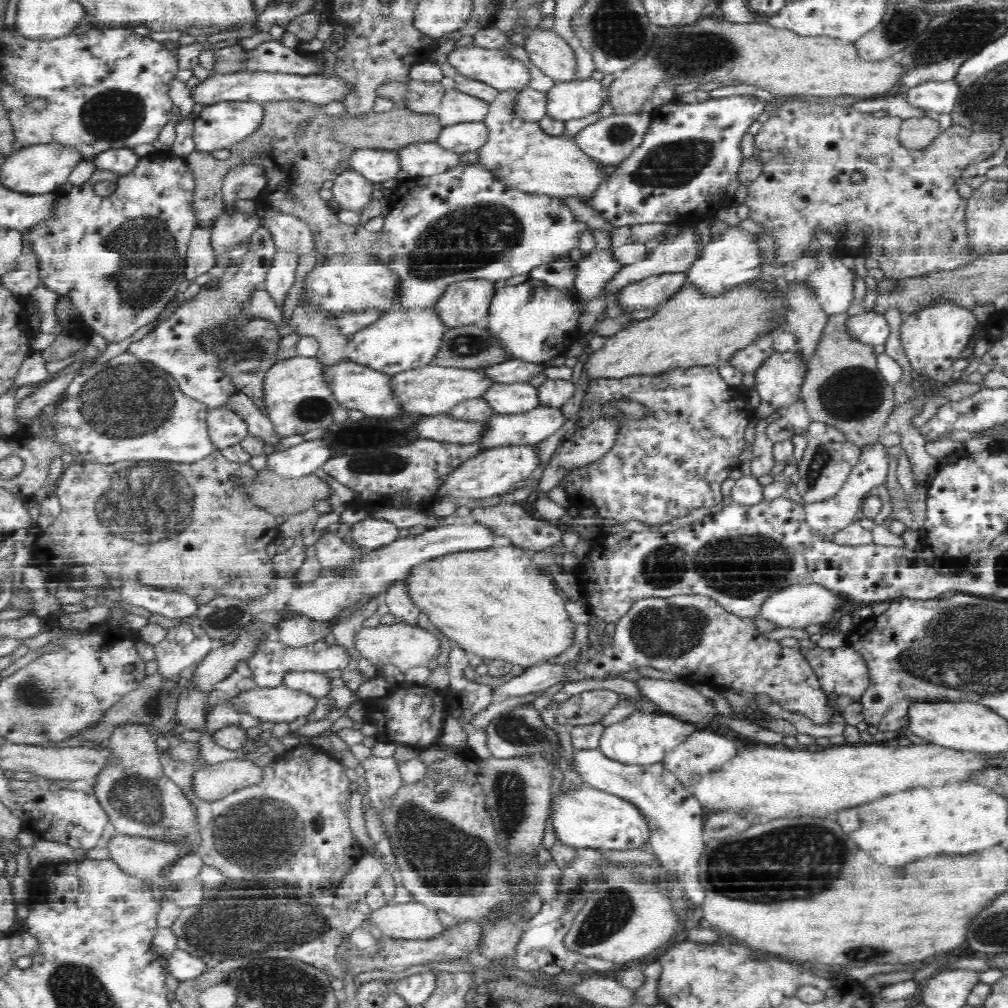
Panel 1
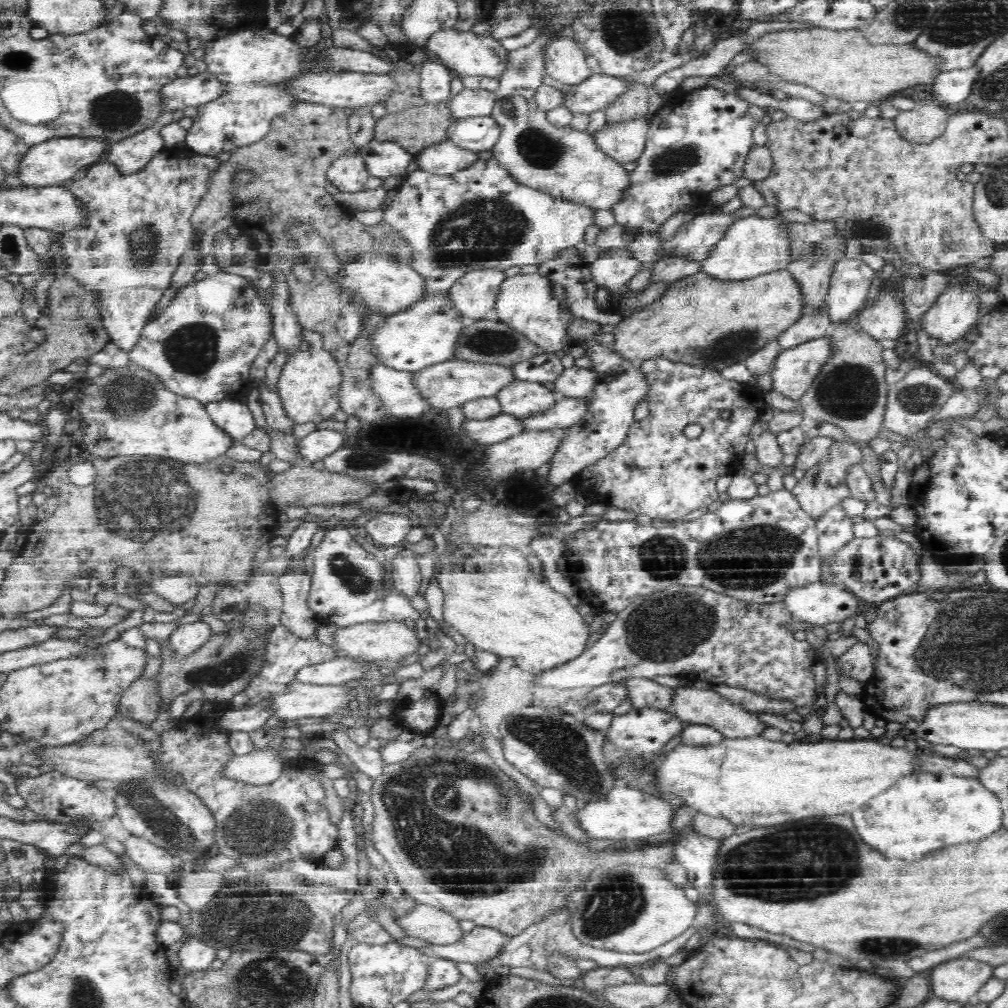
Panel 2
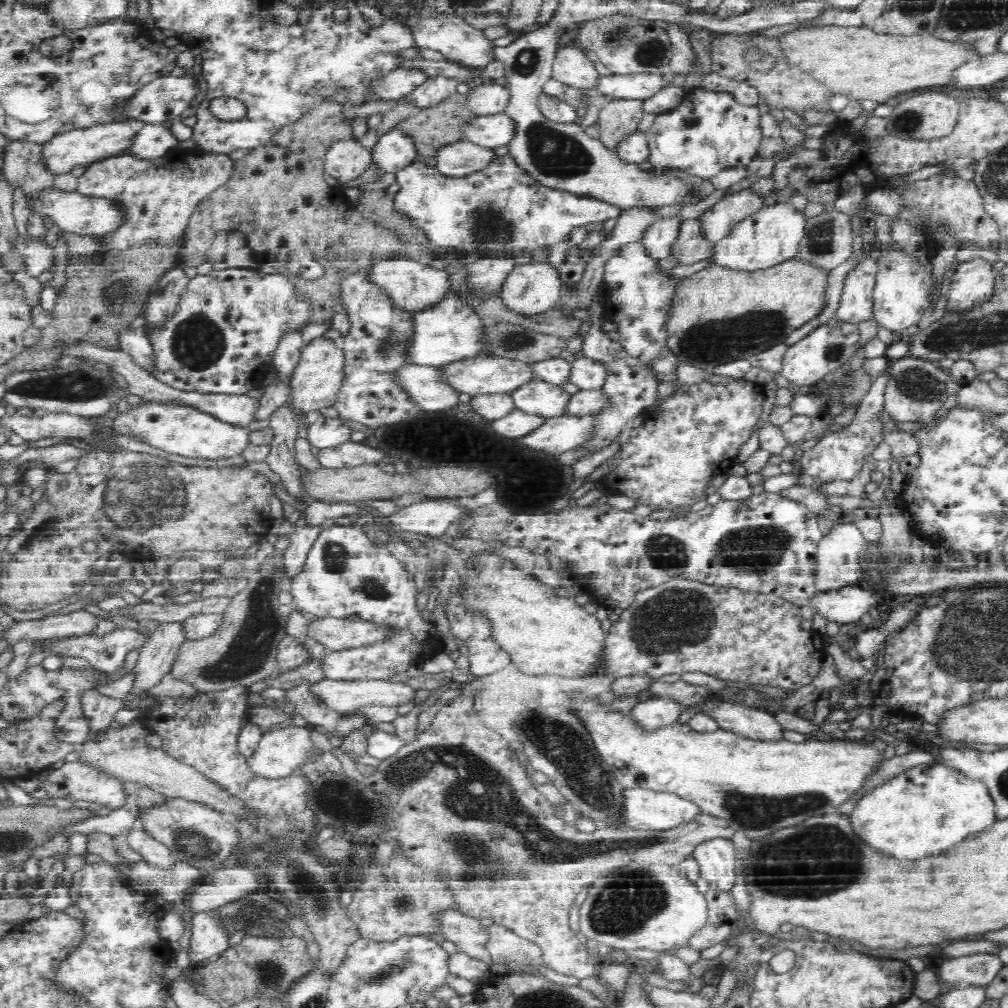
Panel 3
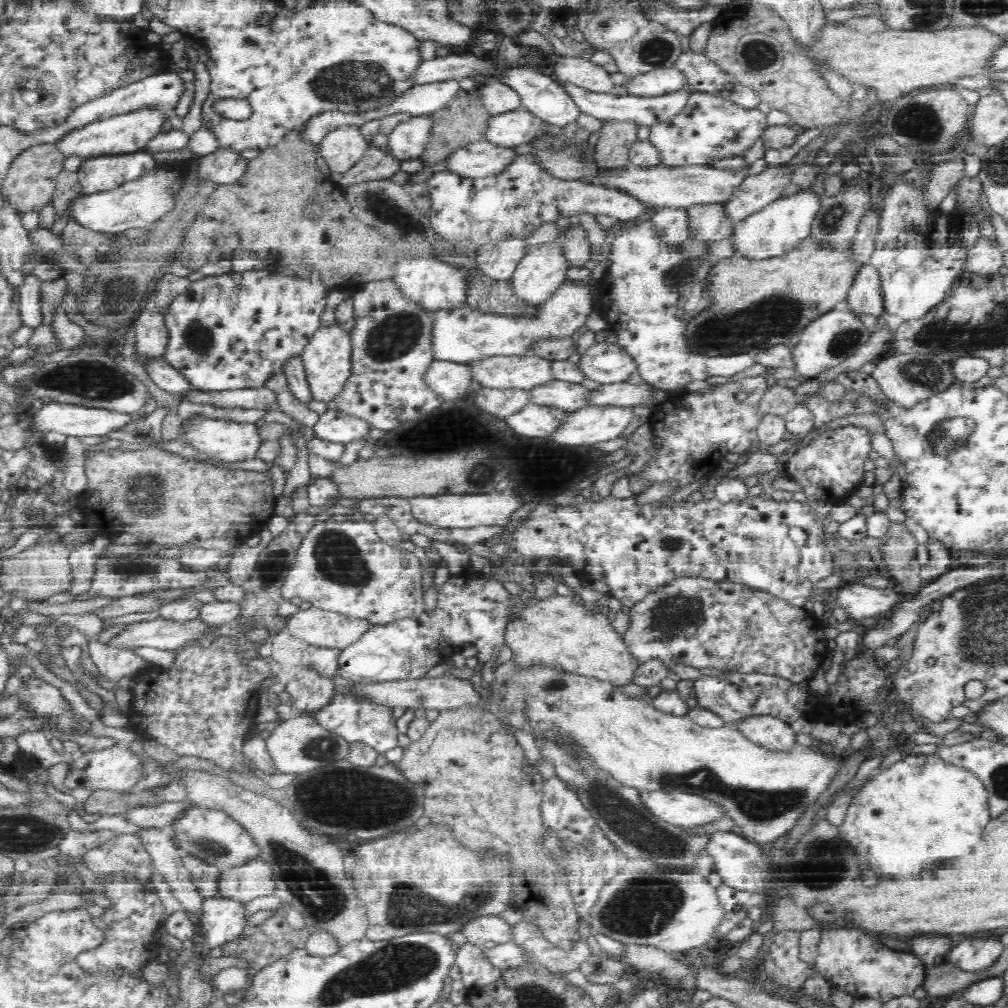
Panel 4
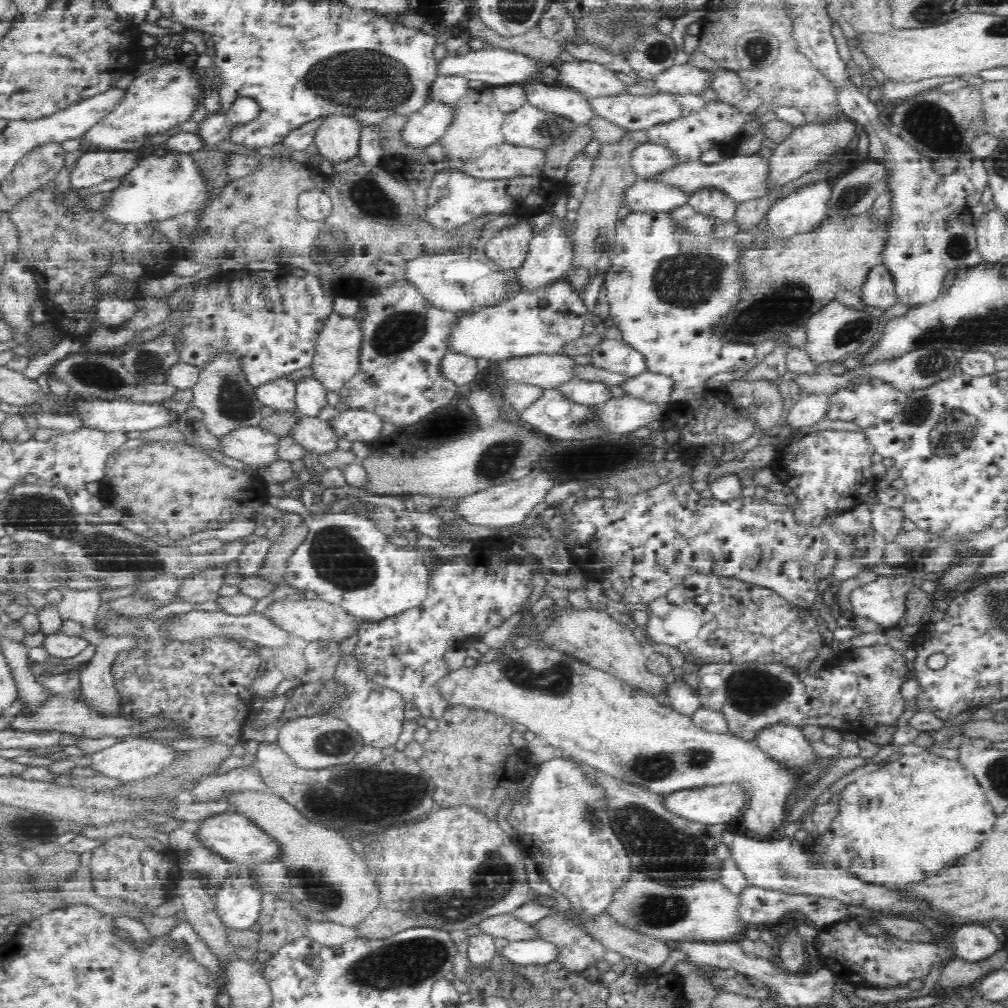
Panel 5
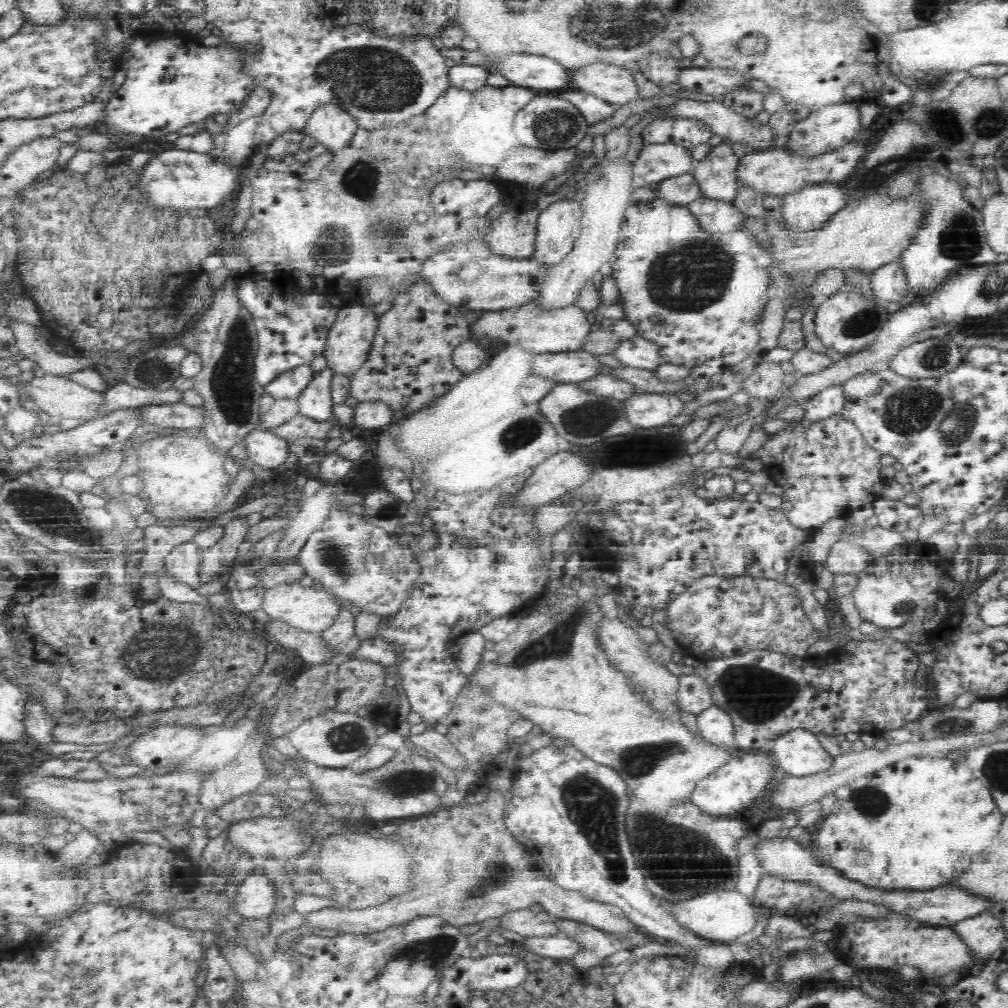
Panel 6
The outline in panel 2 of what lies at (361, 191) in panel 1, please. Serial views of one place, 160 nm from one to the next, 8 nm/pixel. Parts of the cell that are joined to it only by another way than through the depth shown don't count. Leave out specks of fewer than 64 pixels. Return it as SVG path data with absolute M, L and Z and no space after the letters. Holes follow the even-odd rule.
M357 151L336 156L330 162L325 176L340 191L353 193L364 190L363 186L370 175L365 157Z

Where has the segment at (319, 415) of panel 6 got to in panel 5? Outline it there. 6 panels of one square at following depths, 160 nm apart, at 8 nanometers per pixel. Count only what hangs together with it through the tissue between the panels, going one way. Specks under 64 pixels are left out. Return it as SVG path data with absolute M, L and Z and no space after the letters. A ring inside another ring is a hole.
M308 373L301 374L295 389L295 409L300 415L318 417L321 410L329 404L328 390L324 383Z

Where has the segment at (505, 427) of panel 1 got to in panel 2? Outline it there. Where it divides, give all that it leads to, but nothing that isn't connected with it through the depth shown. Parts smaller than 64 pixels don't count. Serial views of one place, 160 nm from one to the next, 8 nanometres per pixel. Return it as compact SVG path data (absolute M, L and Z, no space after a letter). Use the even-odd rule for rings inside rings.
M566 396L559 398L549 411L532 415L526 419L526 430L570 427L578 422L589 409L589 404L582 397Z

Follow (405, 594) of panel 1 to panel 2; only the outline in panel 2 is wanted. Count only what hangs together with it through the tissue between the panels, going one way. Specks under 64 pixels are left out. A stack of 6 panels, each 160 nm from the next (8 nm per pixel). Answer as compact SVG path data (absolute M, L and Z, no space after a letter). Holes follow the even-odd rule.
M410 549L400 551L389 564L394 581L397 582L402 593L413 598L422 584L422 572L418 565L418 555Z

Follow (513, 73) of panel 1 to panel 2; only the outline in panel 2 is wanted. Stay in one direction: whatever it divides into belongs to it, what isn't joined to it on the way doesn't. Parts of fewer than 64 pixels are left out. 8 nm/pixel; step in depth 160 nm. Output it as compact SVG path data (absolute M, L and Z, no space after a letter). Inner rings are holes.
M453 25L450 28L438 28L426 38L424 48L438 55L440 62L461 76L499 76L507 50L498 39L490 35L476 34L471 30L460 32Z

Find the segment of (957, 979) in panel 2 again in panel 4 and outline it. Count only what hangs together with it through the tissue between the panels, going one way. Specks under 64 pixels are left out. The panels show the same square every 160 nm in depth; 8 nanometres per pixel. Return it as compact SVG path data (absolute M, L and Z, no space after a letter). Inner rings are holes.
M968 936L966 940L951 947L947 953L948 961L966 970L978 970L992 964L1004 950L1000 940L989 937L974 938Z

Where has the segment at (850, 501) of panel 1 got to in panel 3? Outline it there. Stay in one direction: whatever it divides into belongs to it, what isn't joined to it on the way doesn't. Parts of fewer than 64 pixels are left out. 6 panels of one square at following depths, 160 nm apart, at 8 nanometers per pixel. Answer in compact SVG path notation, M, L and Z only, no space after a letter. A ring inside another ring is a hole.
M839 521L832 532L822 537L817 548L816 592L829 593L849 585L857 585L866 579L866 572L860 566L859 552L868 542L855 523Z

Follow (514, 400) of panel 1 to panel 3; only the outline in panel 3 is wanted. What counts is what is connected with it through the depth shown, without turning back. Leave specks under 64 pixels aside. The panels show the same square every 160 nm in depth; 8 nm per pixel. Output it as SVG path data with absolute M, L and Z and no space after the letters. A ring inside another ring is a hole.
M540 379L525 384L512 395L517 409L548 418L567 414L567 408L573 399L573 394L566 392L561 385Z

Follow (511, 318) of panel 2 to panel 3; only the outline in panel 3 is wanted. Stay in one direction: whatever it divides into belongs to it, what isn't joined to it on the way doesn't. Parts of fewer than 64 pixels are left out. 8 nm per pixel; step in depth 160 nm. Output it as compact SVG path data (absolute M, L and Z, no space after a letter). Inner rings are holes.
M533 259L522 265L516 265L506 277L501 289L502 299L506 307L520 314L537 314L548 309L555 309L559 304L560 296L564 290L560 271L547 259L544 262L534 262Z

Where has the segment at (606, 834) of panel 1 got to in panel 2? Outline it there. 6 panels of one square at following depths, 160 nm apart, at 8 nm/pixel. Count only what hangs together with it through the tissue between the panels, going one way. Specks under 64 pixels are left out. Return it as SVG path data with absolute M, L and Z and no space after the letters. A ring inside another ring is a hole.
M621 783L610 792L608 800L581 807L575 819L590 837L636 840L646 839L672 829L680 815L680 806L672 805L663 796L646 792L644 788L629 787Z

